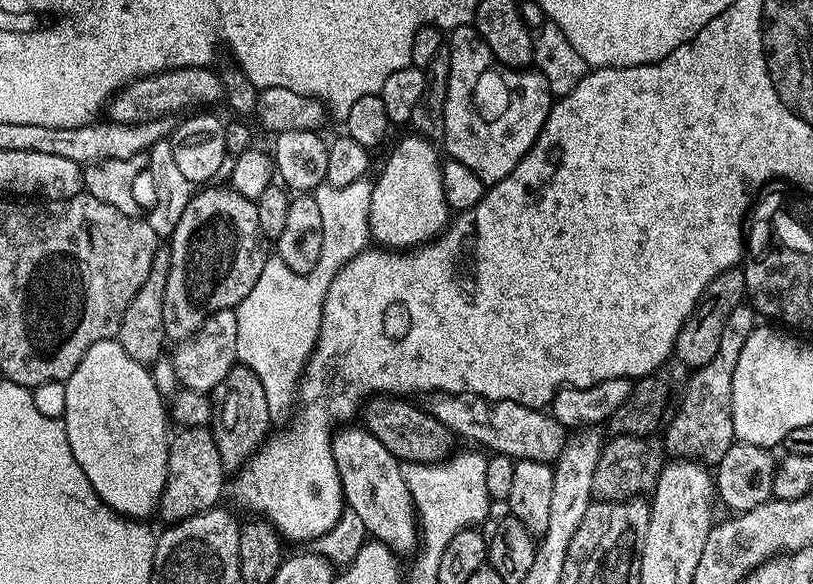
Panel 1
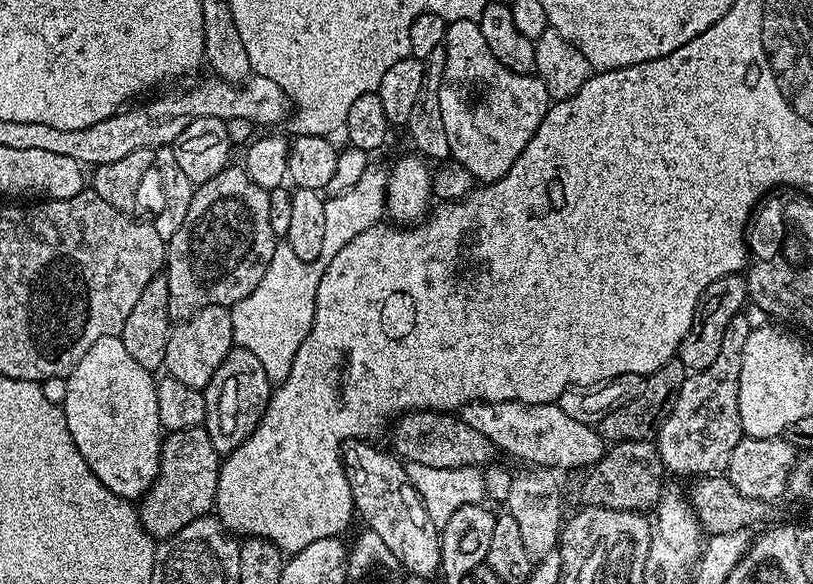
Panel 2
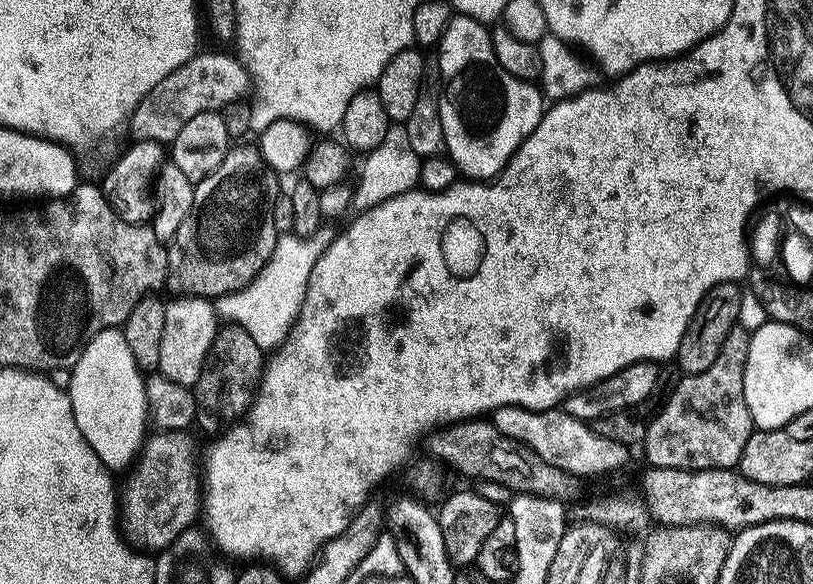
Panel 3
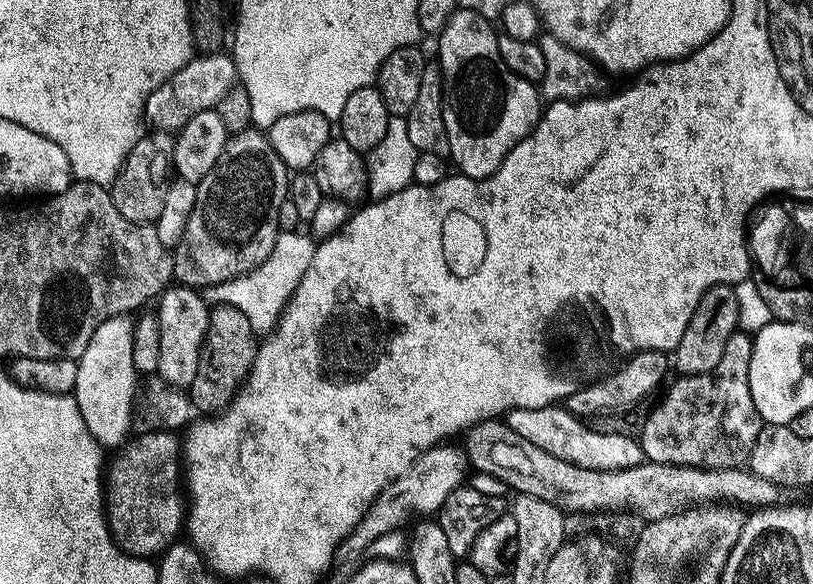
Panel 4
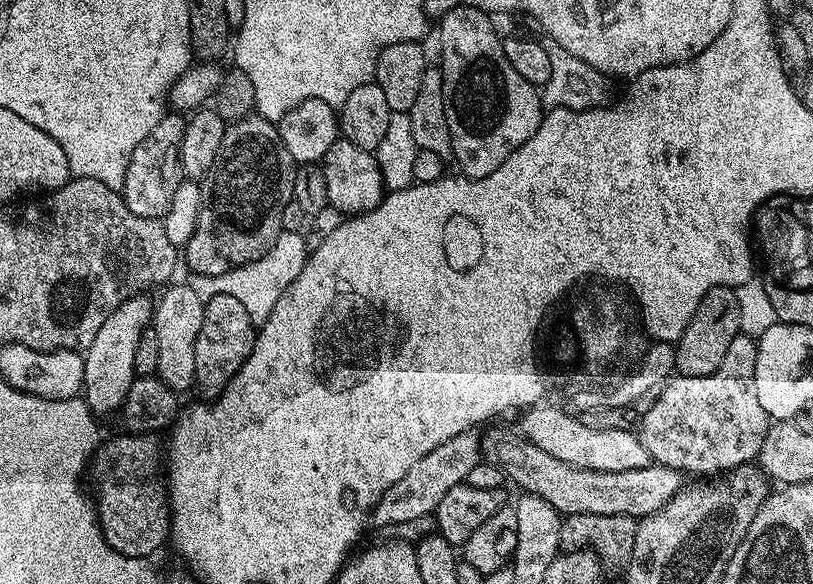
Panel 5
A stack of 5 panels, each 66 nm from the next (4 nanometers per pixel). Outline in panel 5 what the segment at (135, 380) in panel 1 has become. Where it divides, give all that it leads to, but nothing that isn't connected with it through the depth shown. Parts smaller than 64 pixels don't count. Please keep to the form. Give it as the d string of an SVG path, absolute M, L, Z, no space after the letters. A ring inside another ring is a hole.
M148 294L131 296L126 302L119 304L110 318L102 322L102 330L98 330L94 342L83 353L82 392L93 413L112 412L116 407L117 411L125 403L134 379L134 350L138 350L138 338L144 335L154 316L154 300L150 297Z

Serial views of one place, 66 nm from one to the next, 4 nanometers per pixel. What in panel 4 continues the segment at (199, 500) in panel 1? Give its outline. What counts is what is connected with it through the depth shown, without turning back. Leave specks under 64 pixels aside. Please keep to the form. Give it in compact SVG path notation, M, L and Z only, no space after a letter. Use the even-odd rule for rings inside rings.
M148 430L145 436L134 440L123 449L125 452L118 460L113 464L111 461L106 472L108 529L121 552L127 552L130 556L156 558L177 543L179 536L176 535L182 532L186 524L182 440L172 430Z

